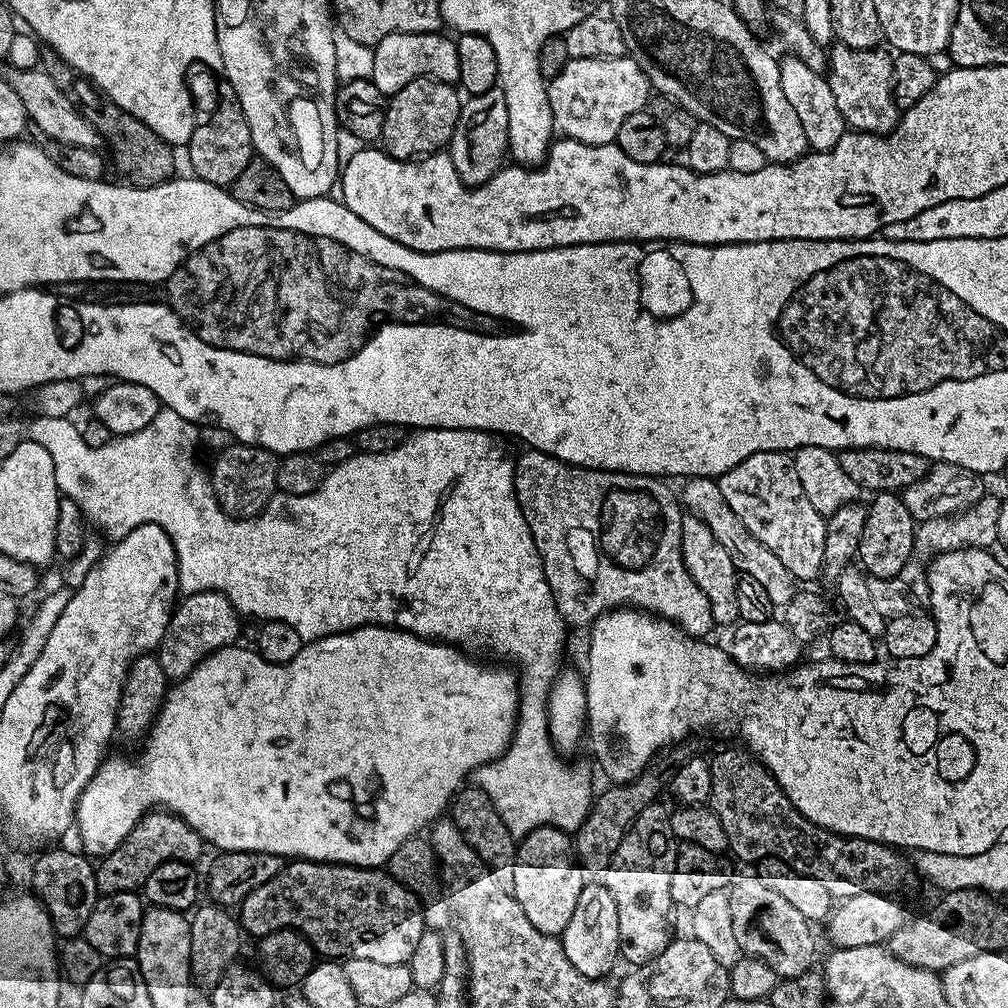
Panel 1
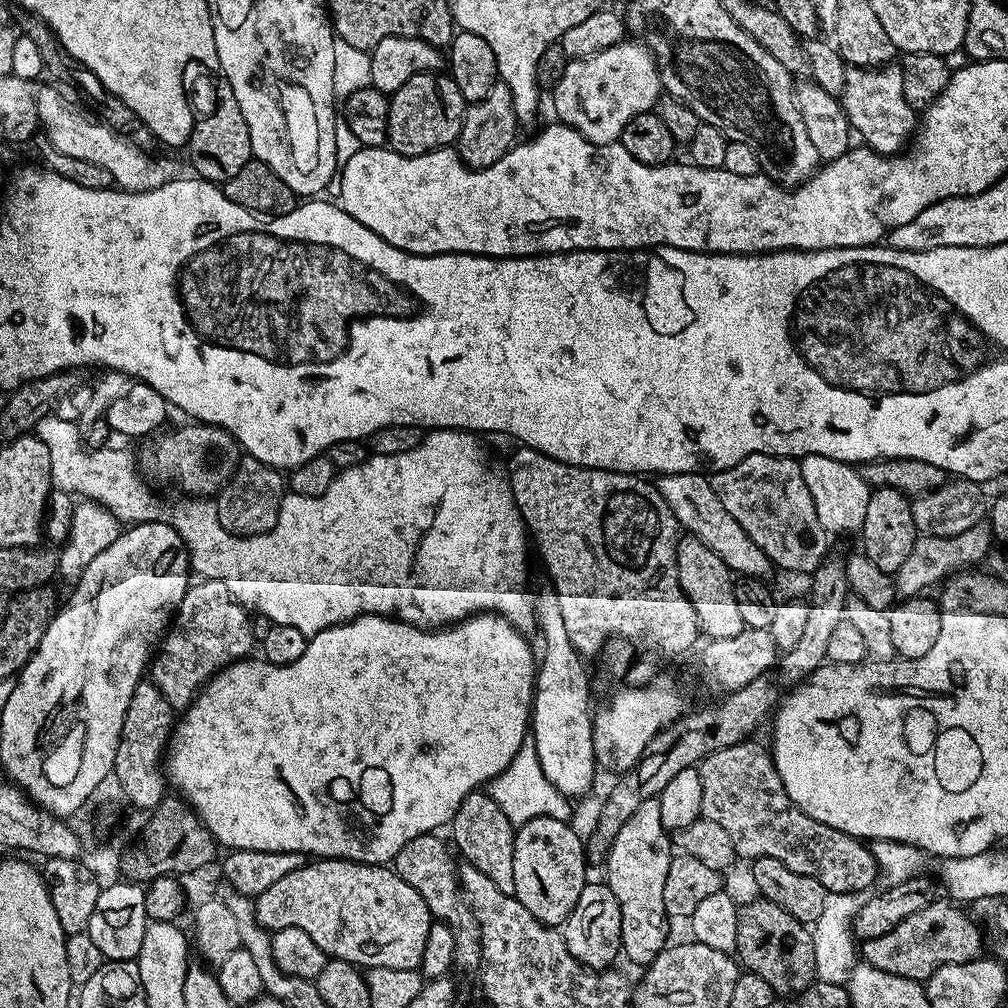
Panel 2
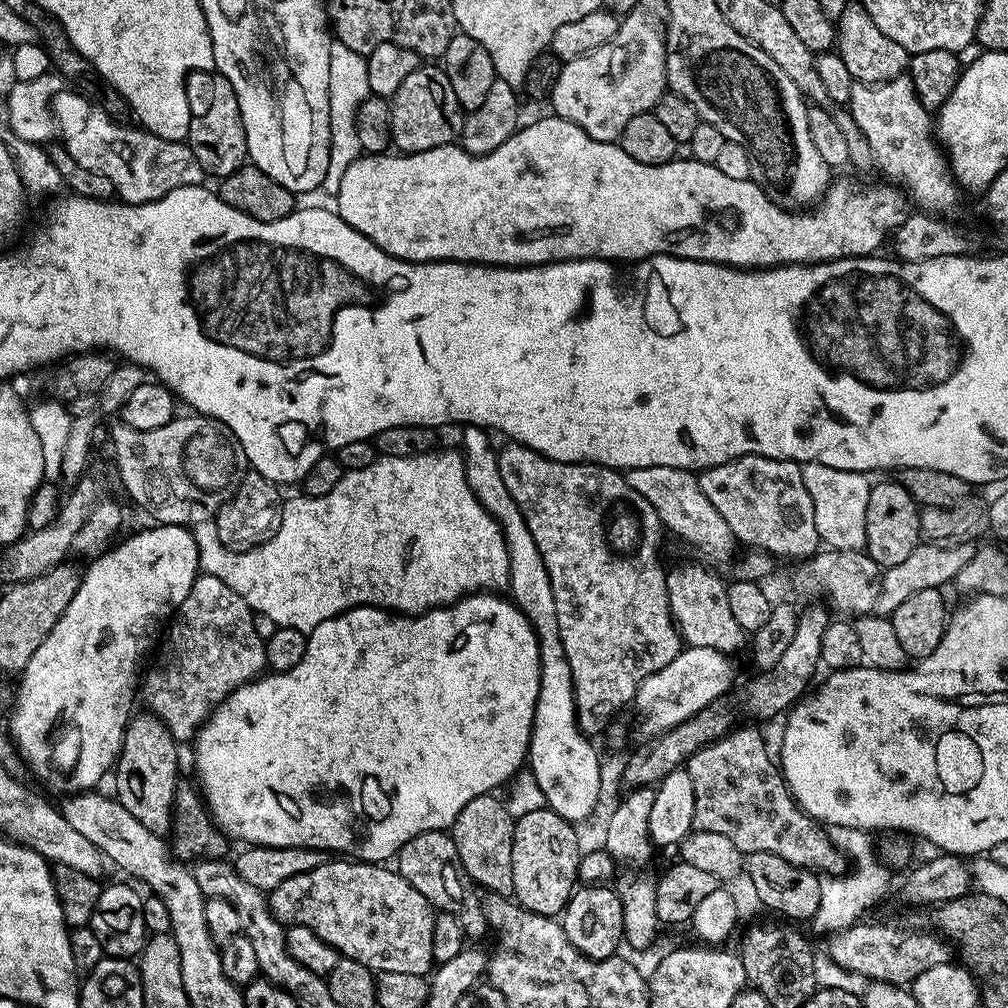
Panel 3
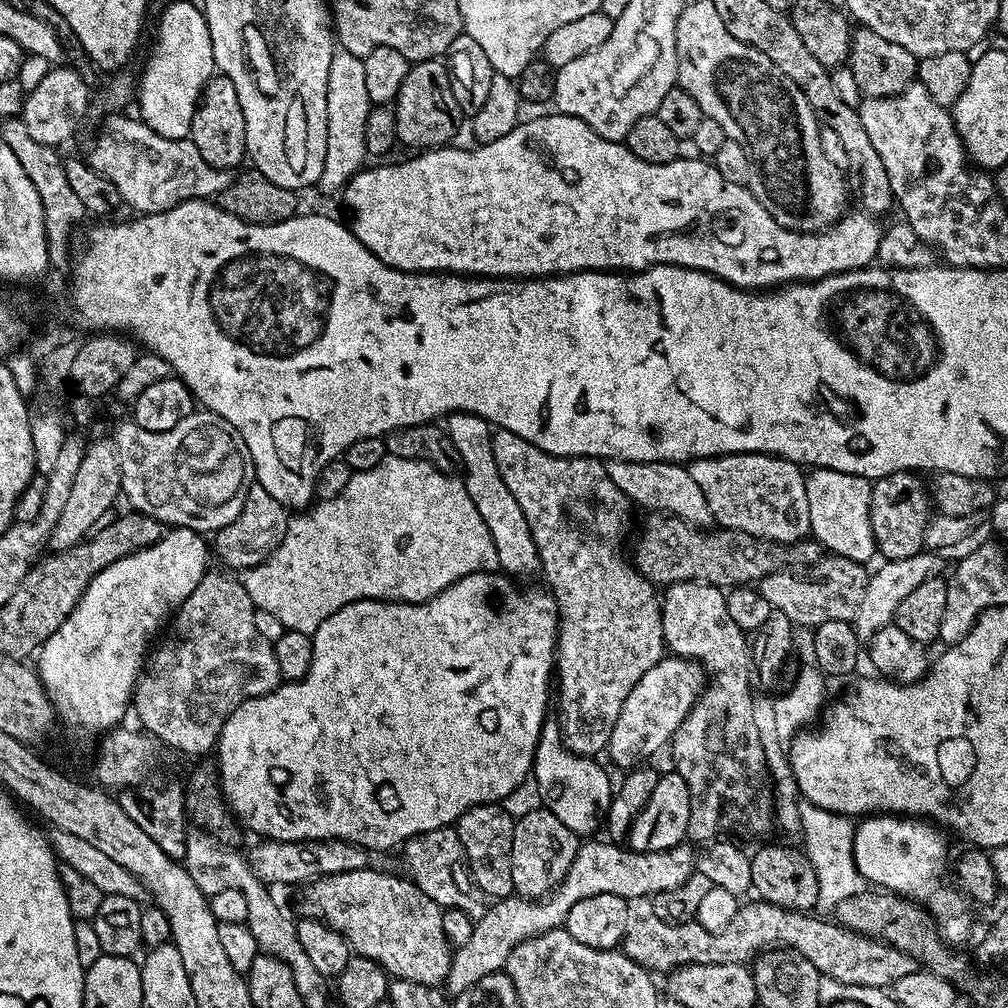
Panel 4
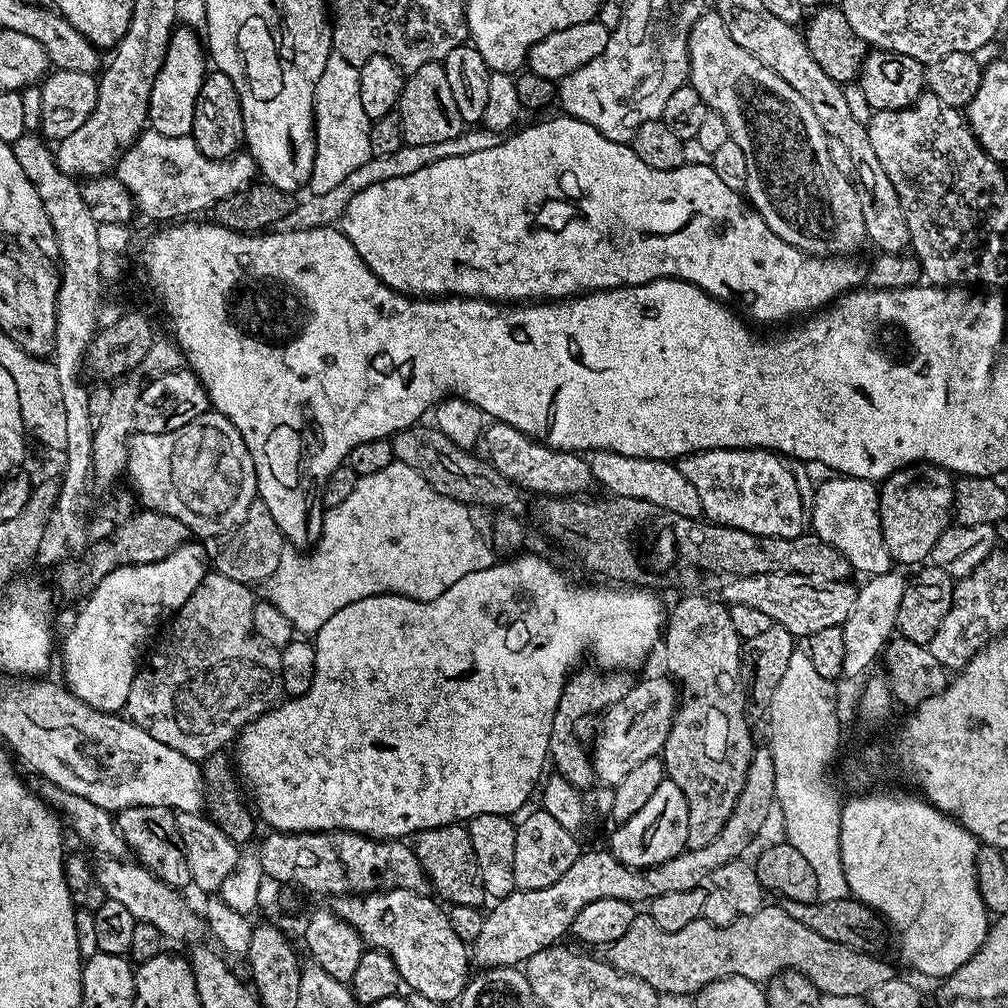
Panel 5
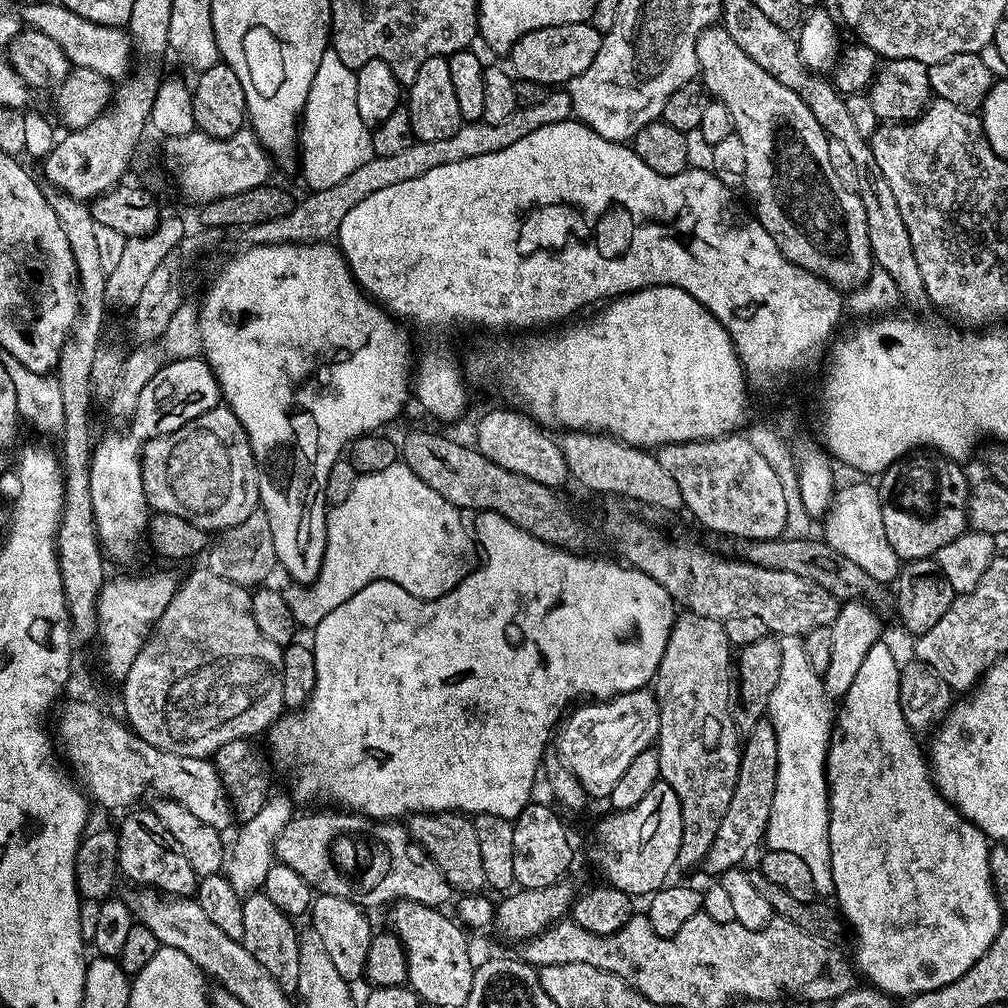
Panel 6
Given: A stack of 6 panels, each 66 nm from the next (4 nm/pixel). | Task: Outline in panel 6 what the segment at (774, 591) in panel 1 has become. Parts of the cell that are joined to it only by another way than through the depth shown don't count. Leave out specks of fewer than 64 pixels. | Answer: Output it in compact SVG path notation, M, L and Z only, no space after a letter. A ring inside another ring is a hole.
M568 430L563 435L558 443L573 481L576 479L578 483L585 484L592 492L608 492L604 494L627 498L644 506L649 504L652 508L665 508L668 512L684 508L678 482L674 482L674 478L662 470L662 462L658 462L651 451L623 444L615 436L587 430Z

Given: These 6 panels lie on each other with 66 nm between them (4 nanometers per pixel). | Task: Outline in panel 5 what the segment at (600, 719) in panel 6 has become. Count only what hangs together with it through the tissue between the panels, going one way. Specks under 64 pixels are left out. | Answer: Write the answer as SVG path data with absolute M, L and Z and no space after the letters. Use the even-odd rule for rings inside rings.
M667 675L637 679L627 694L603 713L604 725L596 740L596 749L593 747L590 752L595 779L600 780L601 785L614 786L622 782L627 772L632 767L639 766L644 759L660 756L666 734L670 734L677 703L677 685Z

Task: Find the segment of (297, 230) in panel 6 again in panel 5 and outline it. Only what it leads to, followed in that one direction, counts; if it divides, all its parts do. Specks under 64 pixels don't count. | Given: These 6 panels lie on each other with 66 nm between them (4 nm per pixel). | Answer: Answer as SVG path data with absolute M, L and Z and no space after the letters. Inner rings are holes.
M472 126L461 132L458 138L450 138L446 142L434 142L430 146L414 146L404 143L401 148L393 150L390 154L372 155L369 160L362 162L362 166L358 166L358 170L346 174L346 178L342 178L342 182L334 186L334 190L326 190L326 194L305 195L305 200L301 204L299 201L290 210L290 214L282 218L278 226L279 231L289 232L302 228L326 228L335 225L343 217L350 198L364 190L366 186L372 186L390 178L404 178L406 174L414 174L414 170L420 170L422 166L428 166L442 158L458 158L466 154L478 154L478 150L490 150L490 146L498 146L501 139L499 132L483 126Z

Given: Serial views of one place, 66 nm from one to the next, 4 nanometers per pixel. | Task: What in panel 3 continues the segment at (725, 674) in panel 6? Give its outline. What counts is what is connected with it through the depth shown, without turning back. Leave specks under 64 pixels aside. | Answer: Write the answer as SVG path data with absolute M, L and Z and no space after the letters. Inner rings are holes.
M684 564L668 572L668 601L672 618L680 629L681 641L687 647L713 648L725 654L733 654L743 644L745 647L746 633L730 610L727 592L726 580L700 564ZM733 727L728 735L688 758L686 767L690 782L694 782L693 829L722 834L745 854L778 854L778 858L814 873L835 873L838 849L831 835L800 810L779 763L768 753L768 744L756 729L759 727L748 727L752 728Z

